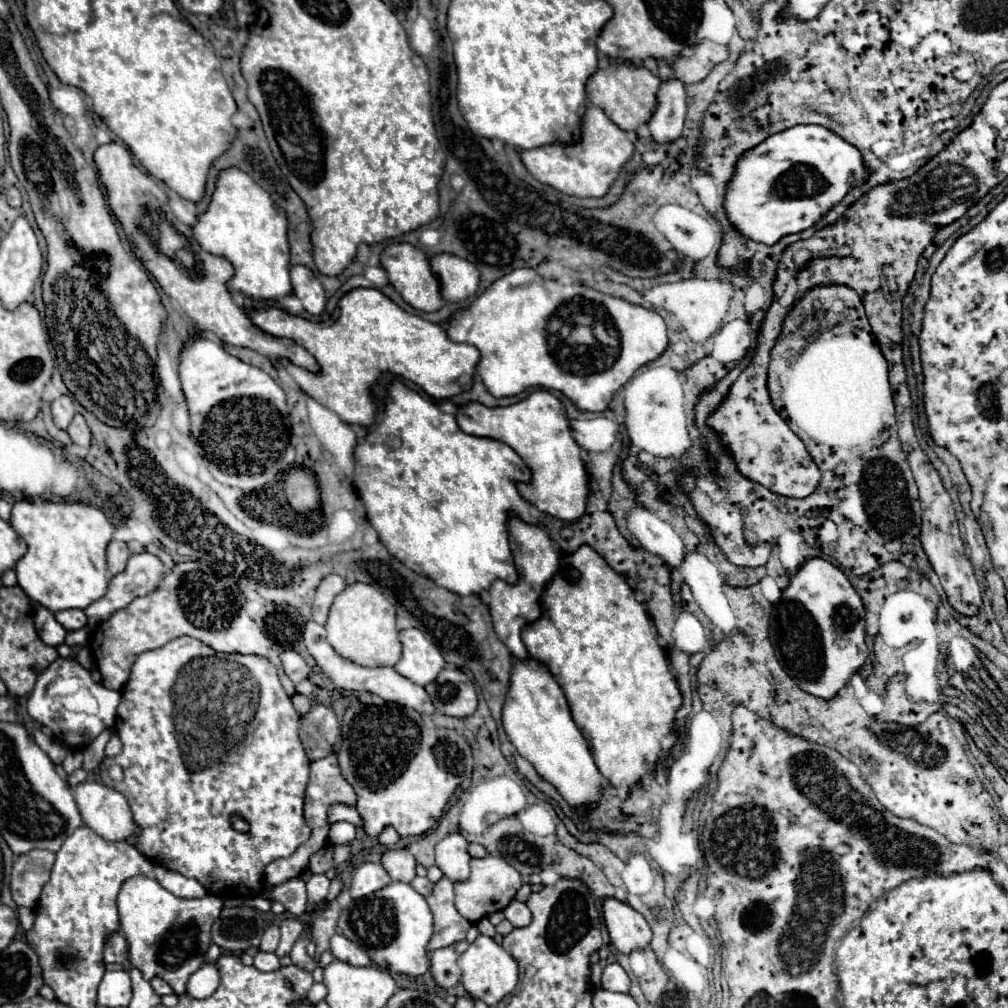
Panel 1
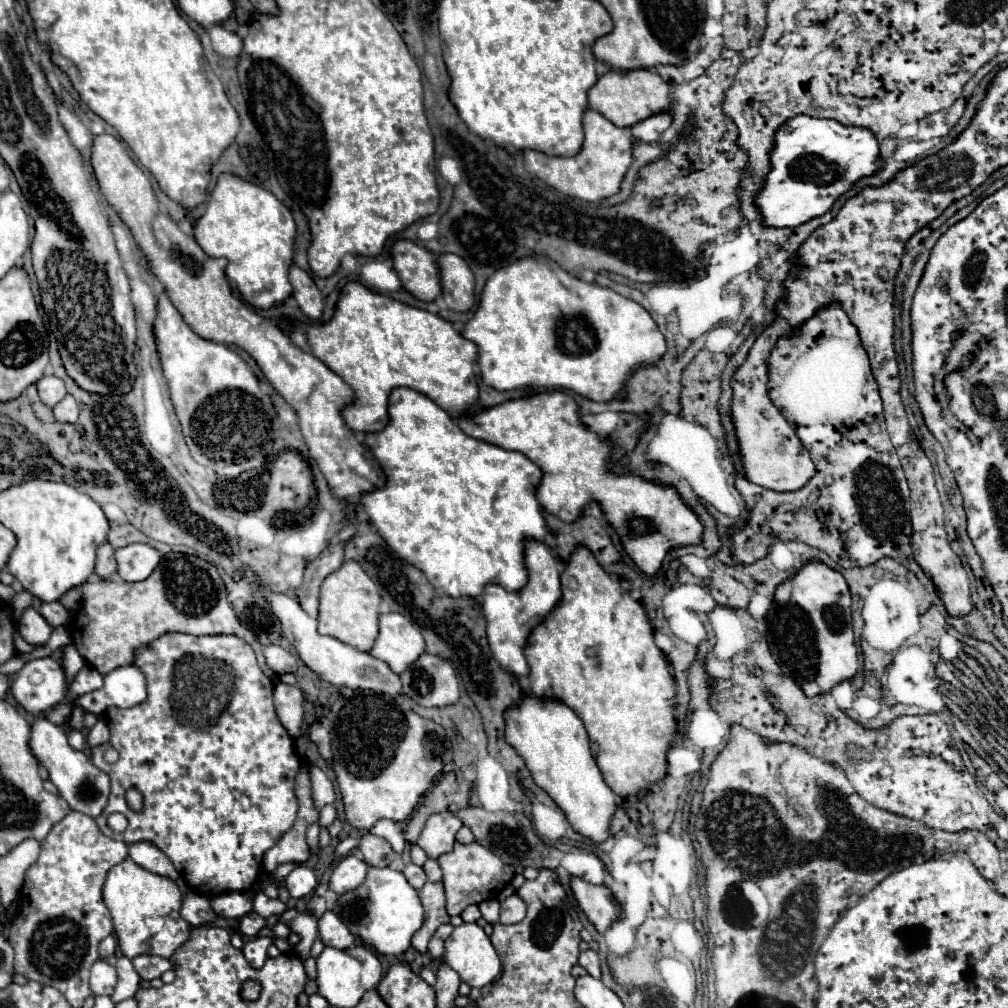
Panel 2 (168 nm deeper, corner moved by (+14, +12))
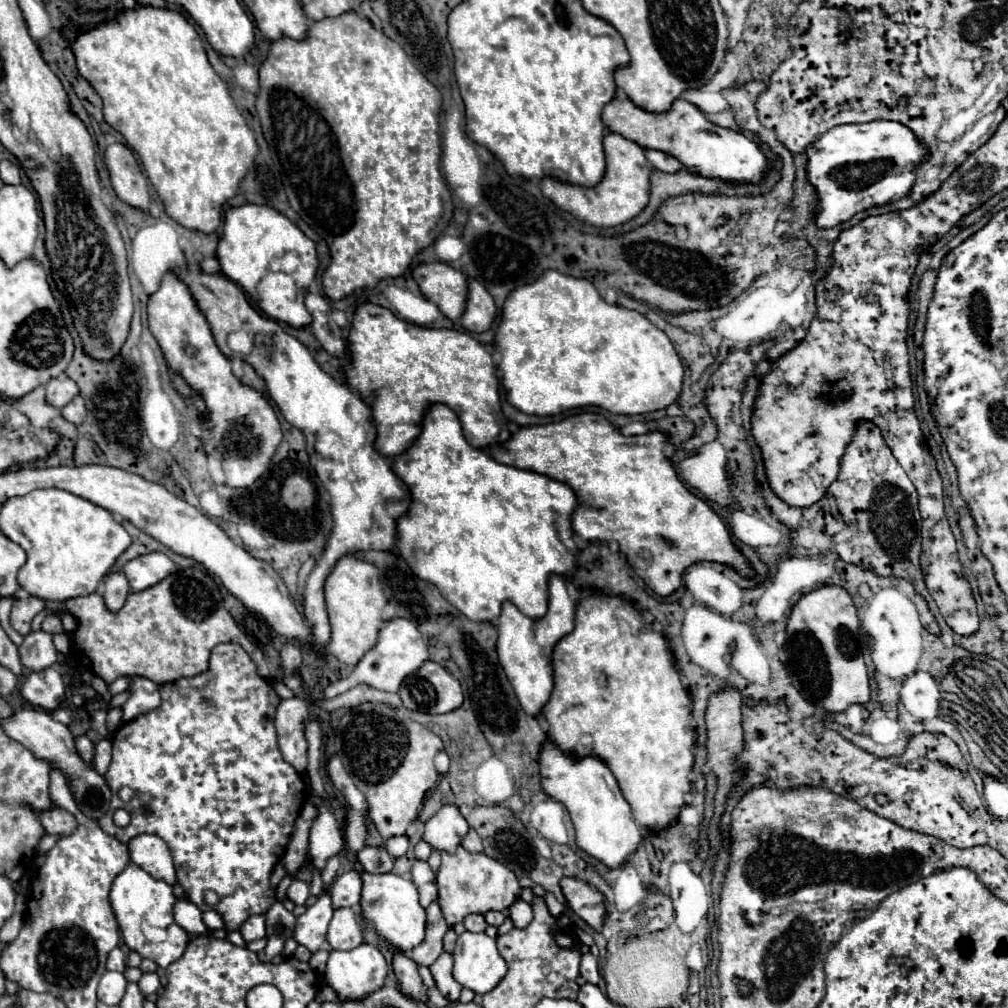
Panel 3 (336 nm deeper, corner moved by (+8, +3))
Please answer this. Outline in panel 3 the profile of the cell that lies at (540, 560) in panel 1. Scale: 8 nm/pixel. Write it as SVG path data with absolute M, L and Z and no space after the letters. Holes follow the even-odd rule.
M551 575L549 577L549 609L545 617L531 619L523 615L511 601L505 601L501 607L501 615L497 619L497 653L499 663L515 689L515 695L519 699L519 705L525 713L537 715L541 707L547 703L551 689L553 689L553 673L551 673L551 651L553 645L573 629L575 619L575 601L571 599L569 605L569 591L567 581L563 575Z

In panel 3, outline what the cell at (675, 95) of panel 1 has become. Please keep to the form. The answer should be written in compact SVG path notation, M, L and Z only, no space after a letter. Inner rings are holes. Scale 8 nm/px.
M645 149L645 157L653 163L653 167L657 167L659 171L667 171L667 173L673 173L677 169L681 169L681 161L675 159L673 155L669 153L663 153L663 151L657 151L657 149Z

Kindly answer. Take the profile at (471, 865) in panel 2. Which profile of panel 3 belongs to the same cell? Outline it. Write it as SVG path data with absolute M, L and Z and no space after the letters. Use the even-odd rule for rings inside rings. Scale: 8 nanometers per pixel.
M461 845L453 855L441 853L441 869L437 873L437 885L443 917L449 925L463 921L469 913L483 915L487 911L503 911L511 903L515 903L521 893L521 885L511 869L487 857L485 853L469 853Z

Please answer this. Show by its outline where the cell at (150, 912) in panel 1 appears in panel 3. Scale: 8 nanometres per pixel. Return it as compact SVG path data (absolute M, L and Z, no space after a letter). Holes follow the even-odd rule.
M129 863L111 885L111 907L117 917L125 945L131 951L137 951L141 957L155 961L161 969L177 961L189 943L189 933L181 929L173 919L175 903L177 899L173 895L173 887L165 881L153 879L135 863Z

